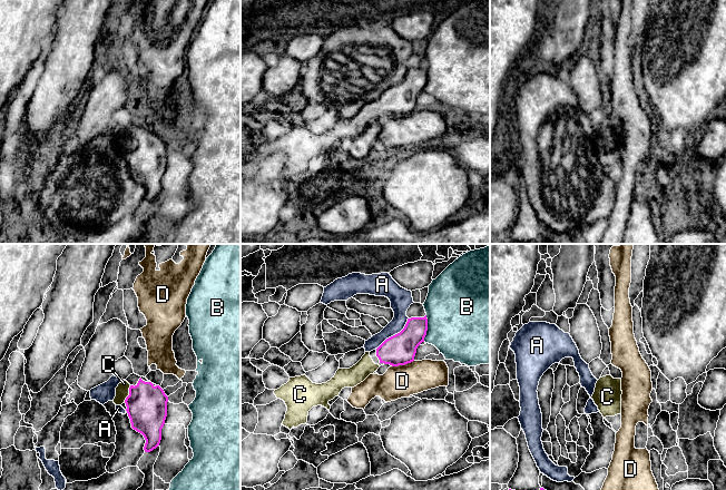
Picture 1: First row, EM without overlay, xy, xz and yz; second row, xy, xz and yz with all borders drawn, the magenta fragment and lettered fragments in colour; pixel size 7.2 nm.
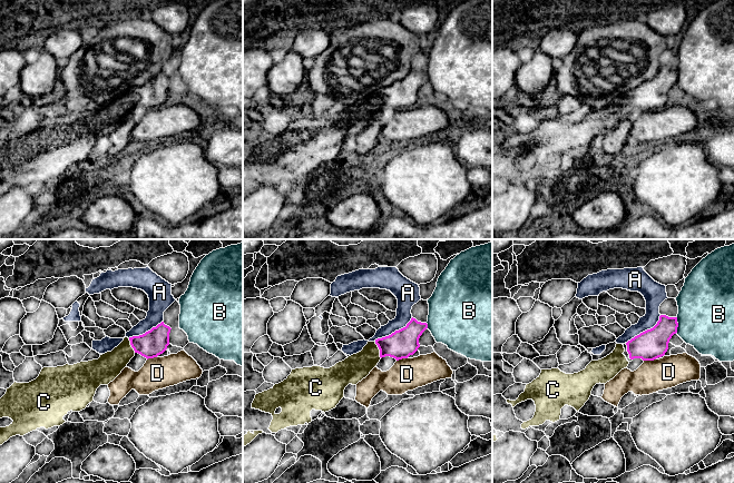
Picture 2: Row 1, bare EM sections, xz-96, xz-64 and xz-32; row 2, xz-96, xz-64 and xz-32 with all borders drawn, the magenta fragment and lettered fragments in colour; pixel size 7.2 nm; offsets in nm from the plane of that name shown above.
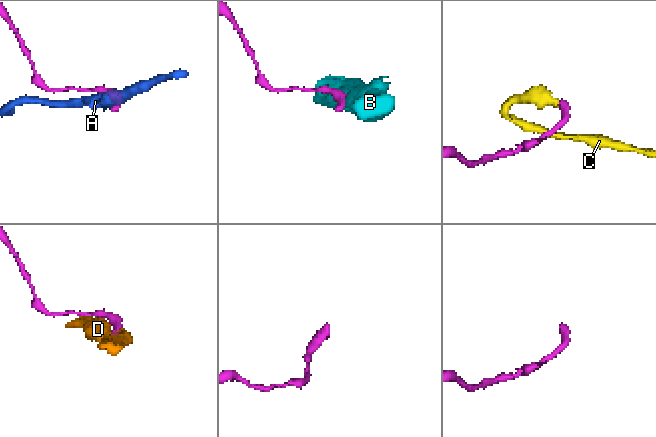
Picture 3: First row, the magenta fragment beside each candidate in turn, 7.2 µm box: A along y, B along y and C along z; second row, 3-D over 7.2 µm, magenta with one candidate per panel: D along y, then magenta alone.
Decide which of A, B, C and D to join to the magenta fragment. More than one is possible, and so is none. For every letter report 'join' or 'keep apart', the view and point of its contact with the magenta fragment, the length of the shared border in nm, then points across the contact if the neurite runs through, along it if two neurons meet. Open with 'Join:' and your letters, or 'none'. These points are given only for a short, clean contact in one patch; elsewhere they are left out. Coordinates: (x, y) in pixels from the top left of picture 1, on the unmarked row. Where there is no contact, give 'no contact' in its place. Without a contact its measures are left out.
Join: C
A: keep apart; contact xz (395, 85); length 320 nm; border xz (408, 68), (404, 77), (399, 82), (389, 87), (376, 99)
B: keep apart; contact xz (427, 79); length 190 nm
C: join; contact xy (129, 144); length 130 nm
D: keep apart; contact xz (402, 115); length 170 nm; border xz (413, 110), (404, 115), (391, 116)

